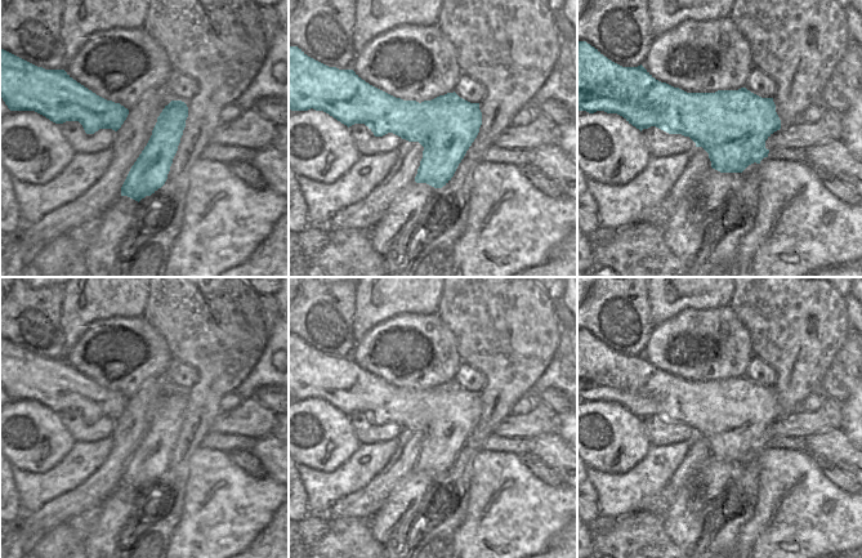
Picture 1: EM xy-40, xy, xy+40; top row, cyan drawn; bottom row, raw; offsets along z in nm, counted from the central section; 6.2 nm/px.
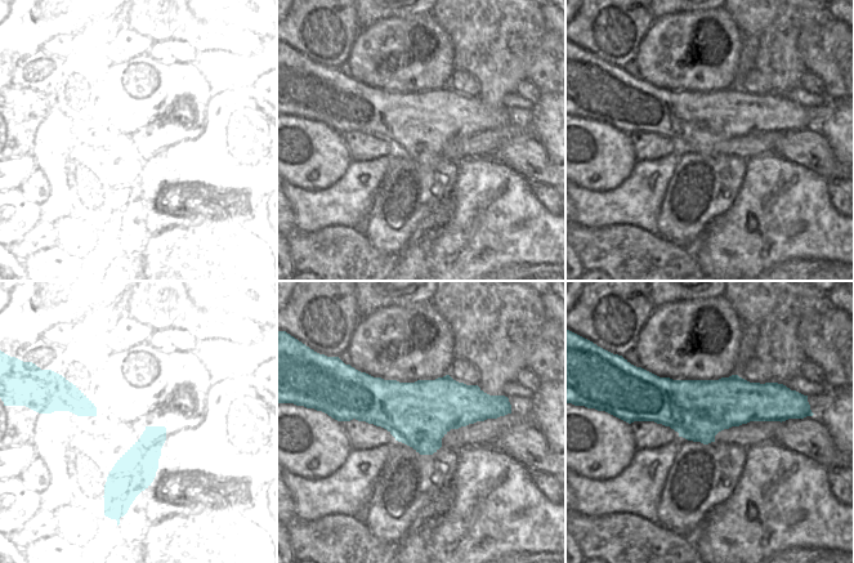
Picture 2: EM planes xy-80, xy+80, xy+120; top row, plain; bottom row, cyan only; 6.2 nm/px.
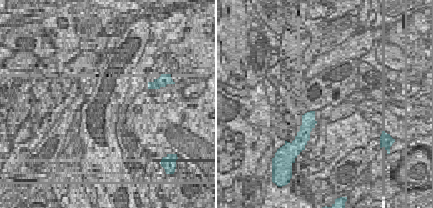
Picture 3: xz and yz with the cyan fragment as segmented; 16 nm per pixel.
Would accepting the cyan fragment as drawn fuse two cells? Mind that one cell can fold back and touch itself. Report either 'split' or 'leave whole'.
leave whole

